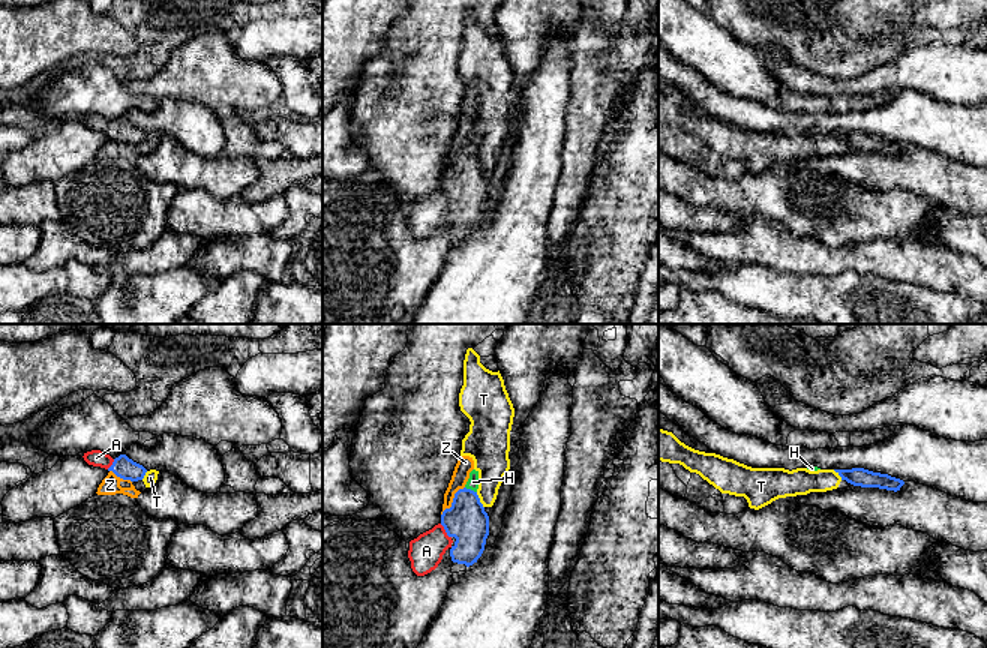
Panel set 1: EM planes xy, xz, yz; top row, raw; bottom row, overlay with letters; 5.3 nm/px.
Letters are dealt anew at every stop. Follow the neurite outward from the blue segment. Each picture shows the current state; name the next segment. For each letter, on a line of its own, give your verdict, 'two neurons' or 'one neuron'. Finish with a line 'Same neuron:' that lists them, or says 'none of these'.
A: one neuron
H: one neuron
T: two neurons
Z: two neurons
Same neuron: A, H

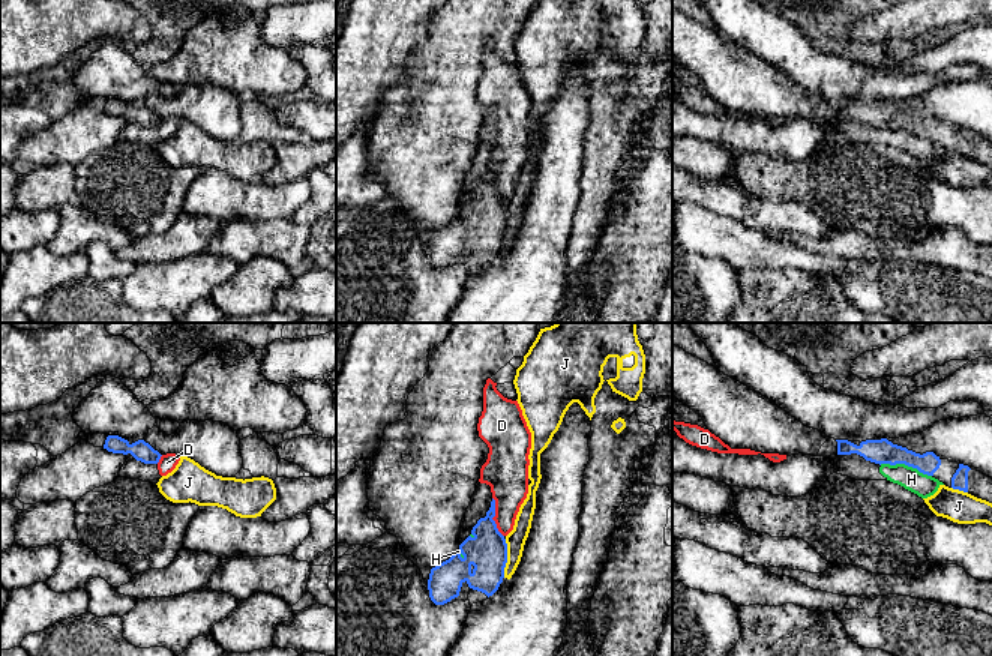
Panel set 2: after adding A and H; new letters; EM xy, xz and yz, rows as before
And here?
D: two neurons
H: two neurons
J: two neurons
Same neuron: none of these

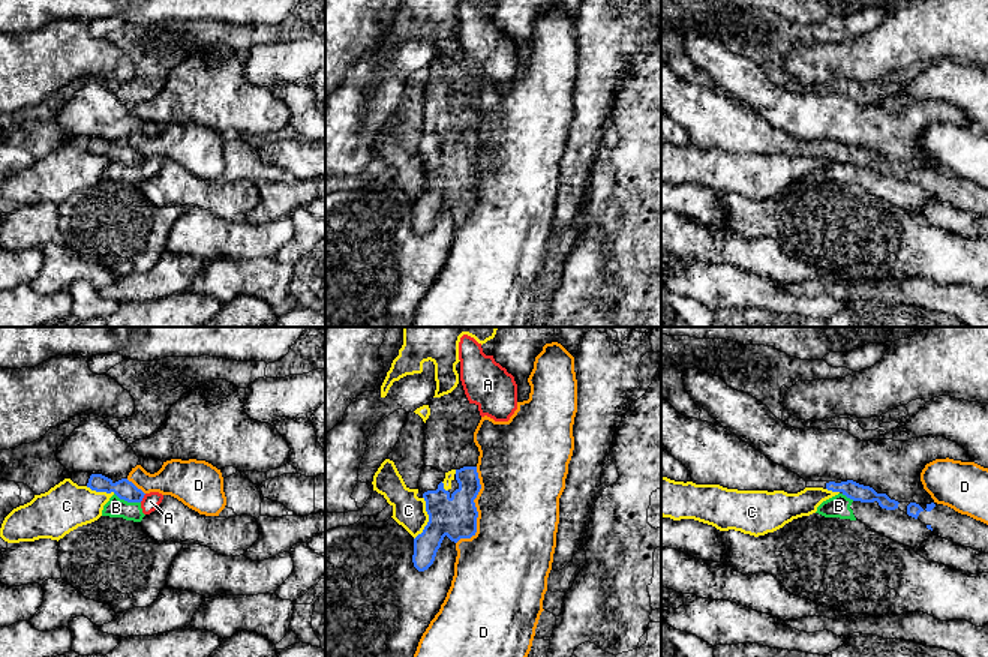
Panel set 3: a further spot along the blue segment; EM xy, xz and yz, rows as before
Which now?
A: two neurons
B: two neurons
C: two neurons
D: two neurons
Same neuron: none of these

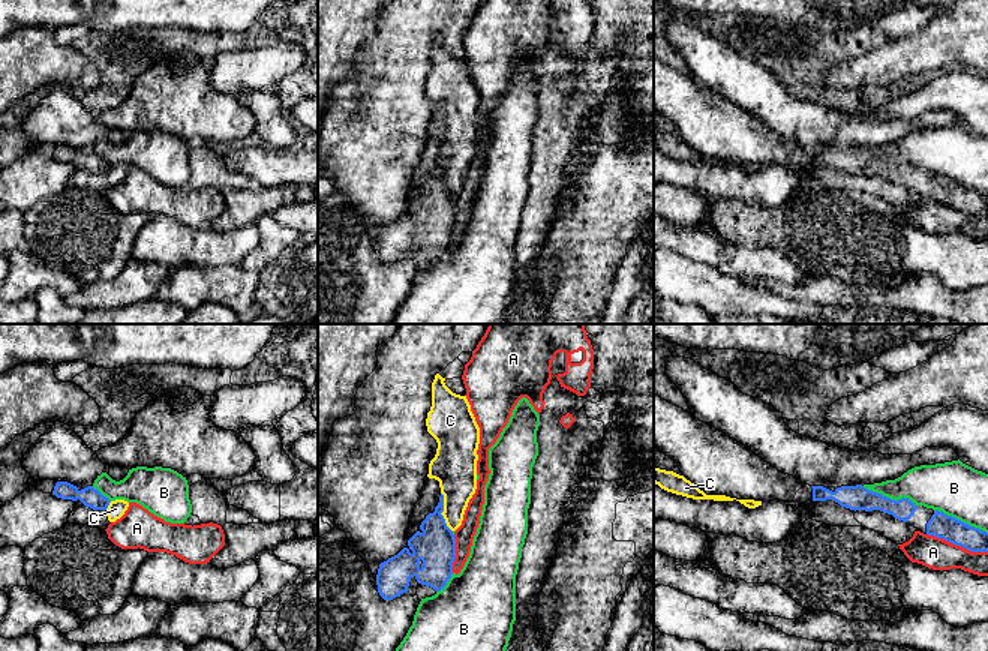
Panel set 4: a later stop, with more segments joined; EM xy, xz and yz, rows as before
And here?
A: two neurons
B: two neurons
C: two neurons
Same neuron: none of these

